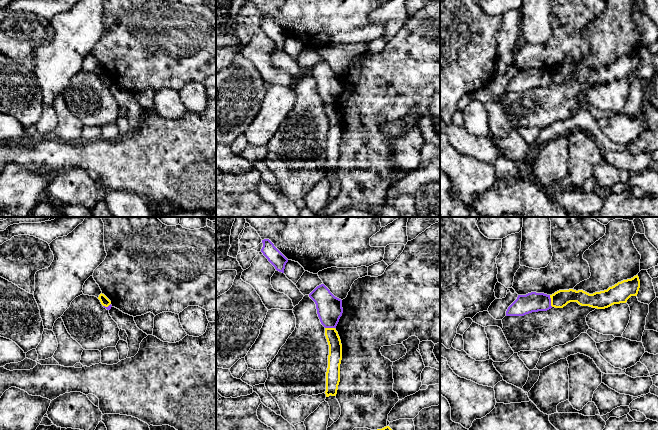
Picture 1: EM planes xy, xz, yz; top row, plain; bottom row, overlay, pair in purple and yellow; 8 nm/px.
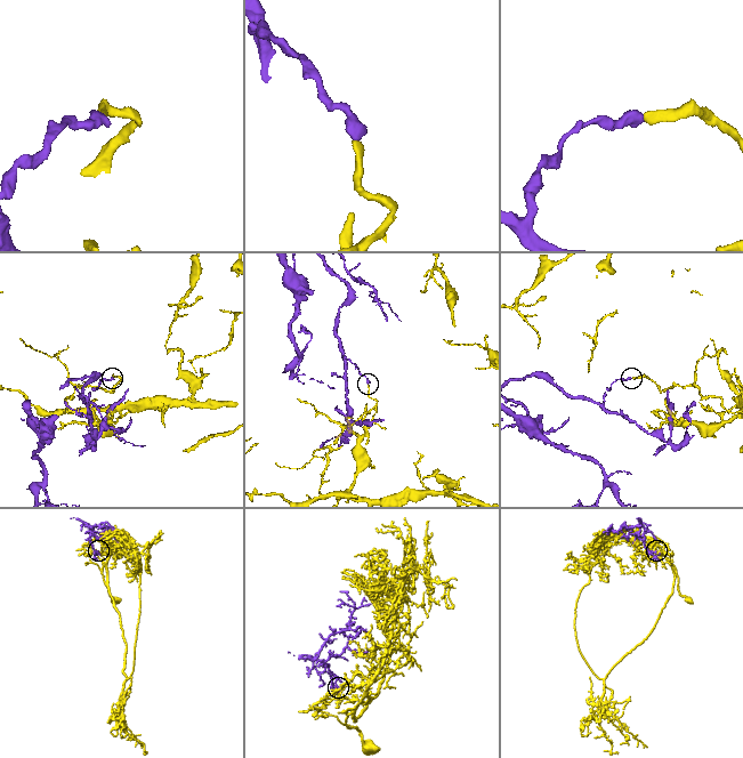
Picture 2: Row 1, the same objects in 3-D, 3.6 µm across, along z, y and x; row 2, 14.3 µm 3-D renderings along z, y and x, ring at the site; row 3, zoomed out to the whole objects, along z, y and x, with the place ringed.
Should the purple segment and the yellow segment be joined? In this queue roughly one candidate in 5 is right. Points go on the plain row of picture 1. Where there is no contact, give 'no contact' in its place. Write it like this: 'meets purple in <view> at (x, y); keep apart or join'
meets purple in yz at (550, 77); keep apart

